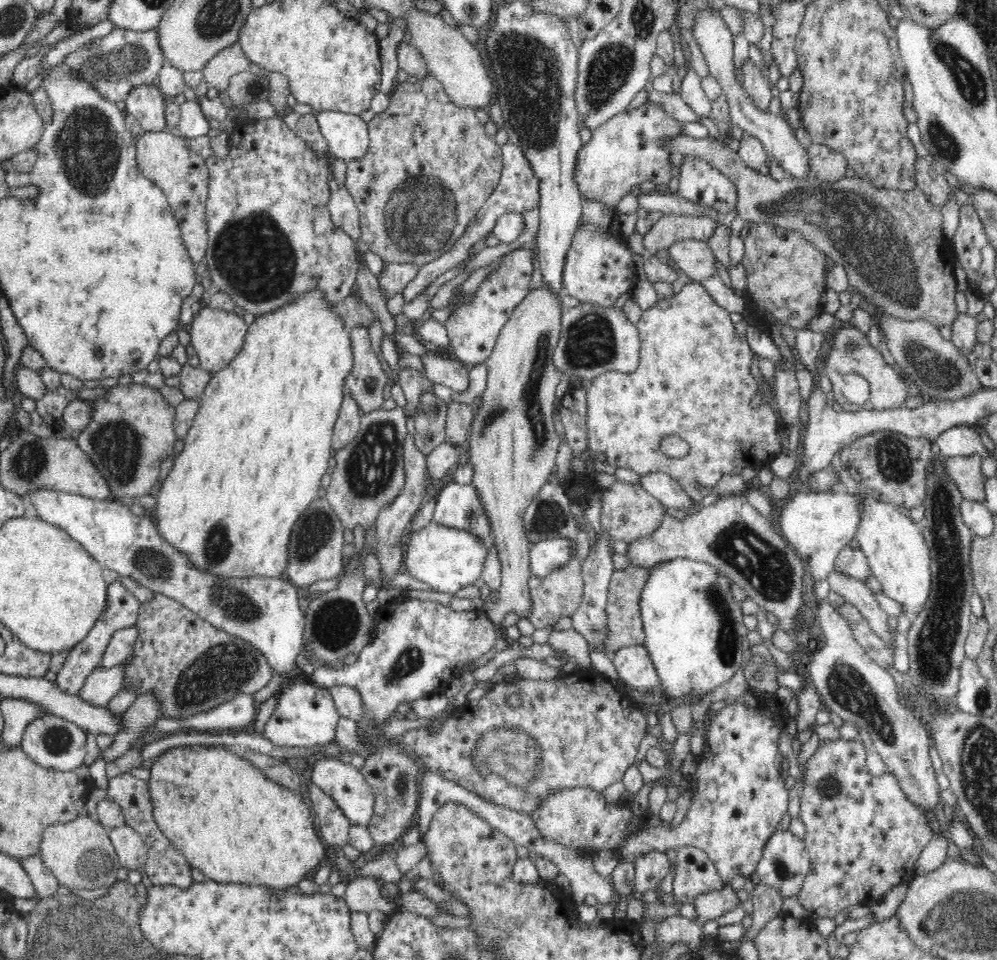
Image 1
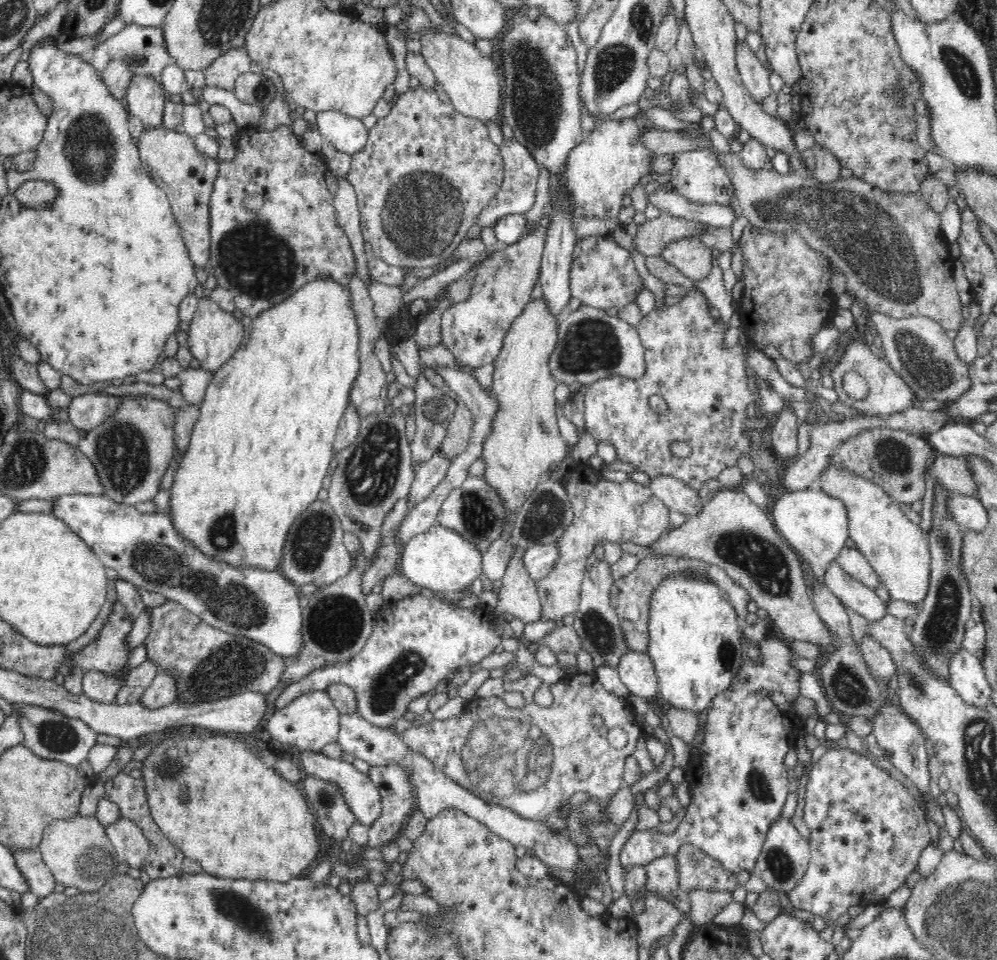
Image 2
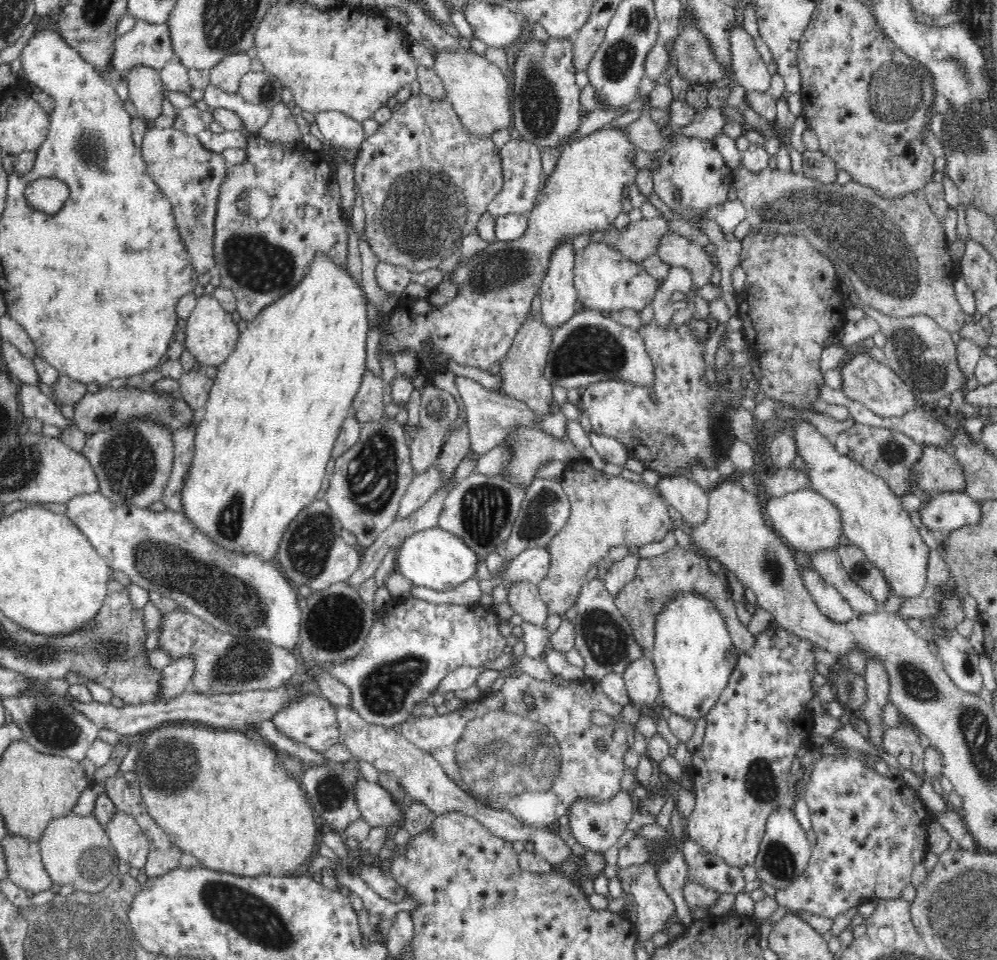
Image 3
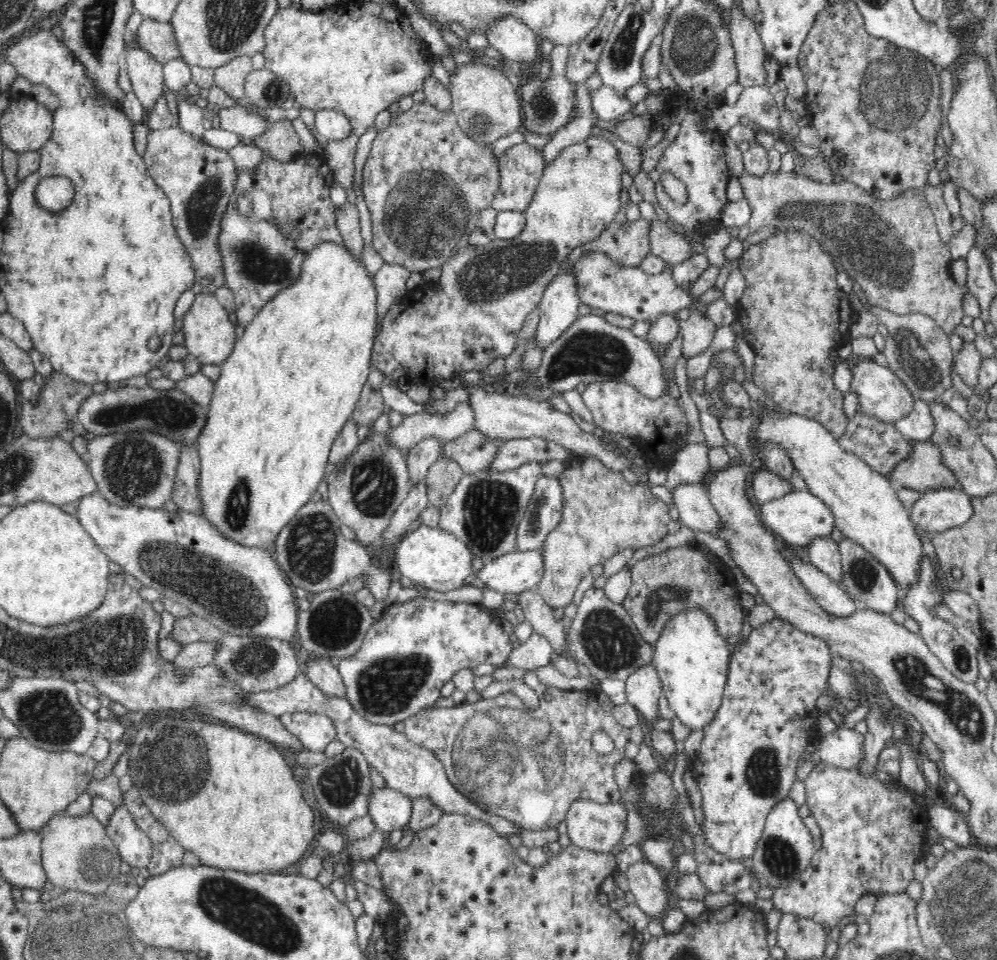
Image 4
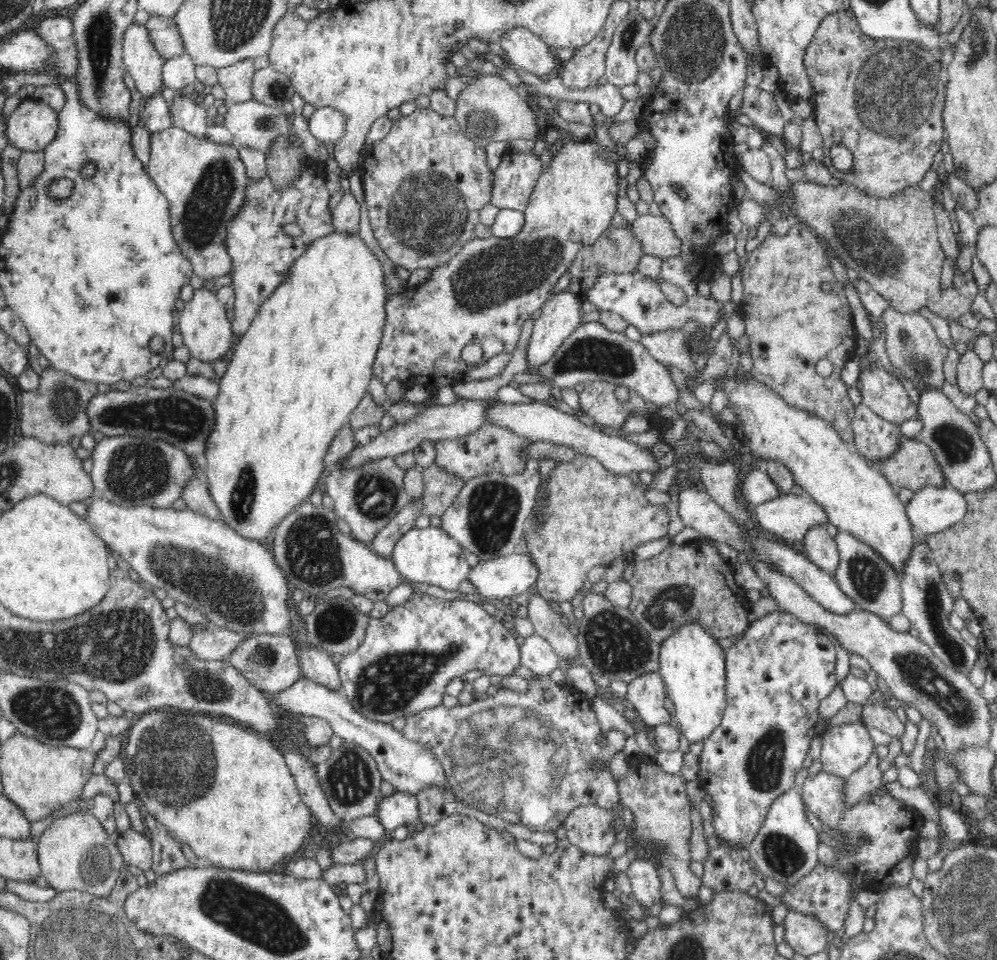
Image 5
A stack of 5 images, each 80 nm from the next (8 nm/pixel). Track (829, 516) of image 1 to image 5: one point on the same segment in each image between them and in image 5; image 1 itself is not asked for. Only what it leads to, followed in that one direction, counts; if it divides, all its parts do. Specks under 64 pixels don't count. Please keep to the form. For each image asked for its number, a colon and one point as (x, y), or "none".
2: (816, 525)
3: (808, 522)
4: (798, 517)
5: (789, 516)

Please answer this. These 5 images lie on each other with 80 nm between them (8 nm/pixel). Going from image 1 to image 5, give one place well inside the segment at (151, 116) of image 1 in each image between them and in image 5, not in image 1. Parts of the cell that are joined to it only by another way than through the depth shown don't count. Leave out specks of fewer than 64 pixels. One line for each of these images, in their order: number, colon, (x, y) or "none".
2: (145, 97)
3: (146, 90)
4: (146, 76)
5: (143, 63)

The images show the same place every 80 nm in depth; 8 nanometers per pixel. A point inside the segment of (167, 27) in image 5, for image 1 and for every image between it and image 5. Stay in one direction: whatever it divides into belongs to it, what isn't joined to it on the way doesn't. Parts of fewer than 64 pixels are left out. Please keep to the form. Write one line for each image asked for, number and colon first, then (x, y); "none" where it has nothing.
1: (123, 59)
2: (135, 50)
3: (148, 45)
4: (156, 38)

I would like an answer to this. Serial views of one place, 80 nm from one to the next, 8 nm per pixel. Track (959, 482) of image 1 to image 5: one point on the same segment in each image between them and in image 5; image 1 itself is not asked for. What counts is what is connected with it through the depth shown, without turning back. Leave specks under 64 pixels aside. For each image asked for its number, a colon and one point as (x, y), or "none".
2: (954, 472)
3: (937, 470)
4: (923, 469)
5: (913, 466)

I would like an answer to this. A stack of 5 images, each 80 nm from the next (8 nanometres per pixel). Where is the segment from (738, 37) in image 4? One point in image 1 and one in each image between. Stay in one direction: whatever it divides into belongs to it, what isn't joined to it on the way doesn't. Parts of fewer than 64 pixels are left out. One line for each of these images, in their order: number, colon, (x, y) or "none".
1: (756, 83)
2: (755, 75)
3: (751, 73)

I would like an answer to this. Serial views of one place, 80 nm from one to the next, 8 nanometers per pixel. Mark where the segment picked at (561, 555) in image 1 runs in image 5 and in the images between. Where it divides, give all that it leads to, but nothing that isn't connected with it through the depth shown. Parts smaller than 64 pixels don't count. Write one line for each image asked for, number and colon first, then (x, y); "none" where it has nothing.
2: (539, 559)
3: (532, 565)
4: (516, 571)
5: (506, 576)

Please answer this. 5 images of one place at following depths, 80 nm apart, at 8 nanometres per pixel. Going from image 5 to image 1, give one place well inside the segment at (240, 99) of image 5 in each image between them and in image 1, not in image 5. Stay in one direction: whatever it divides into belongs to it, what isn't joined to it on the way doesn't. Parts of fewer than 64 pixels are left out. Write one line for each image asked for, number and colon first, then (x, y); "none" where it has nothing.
1: (231, 60)
2: (223, 72)
3: (226, 75)
4: (230, 78)

